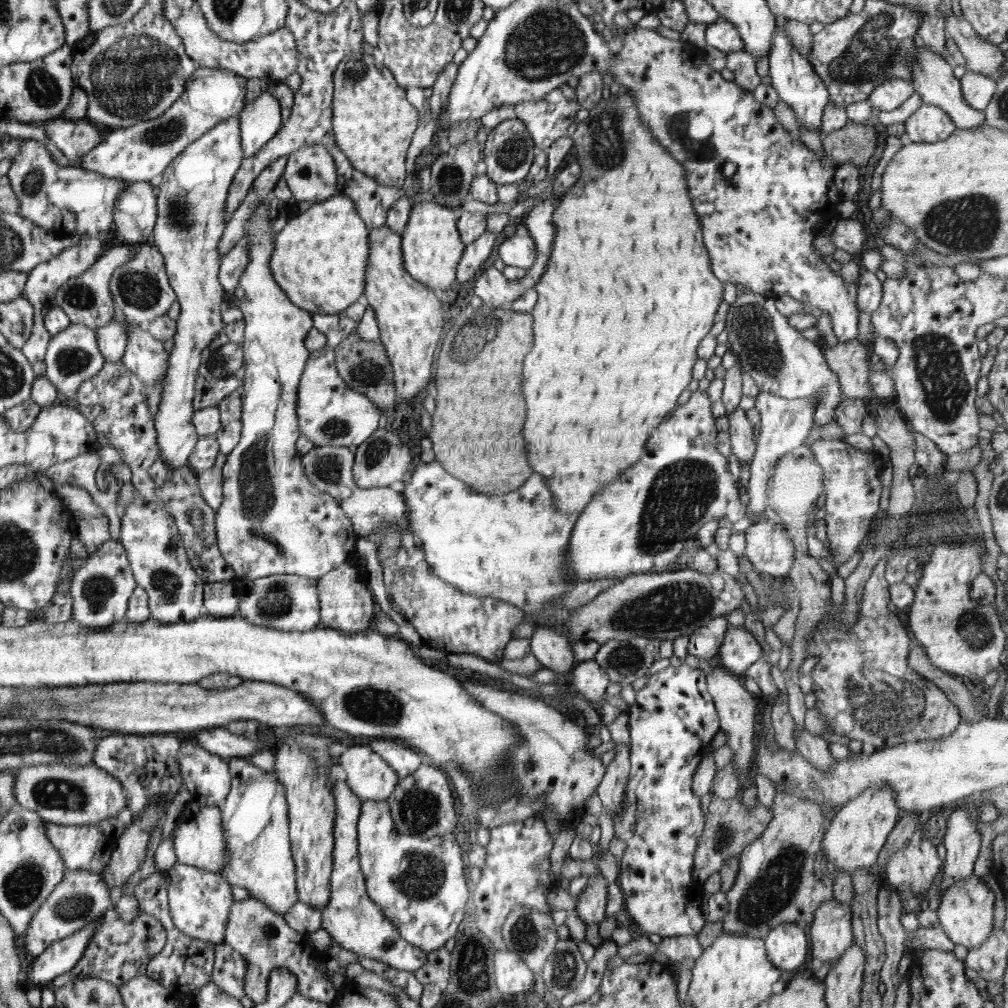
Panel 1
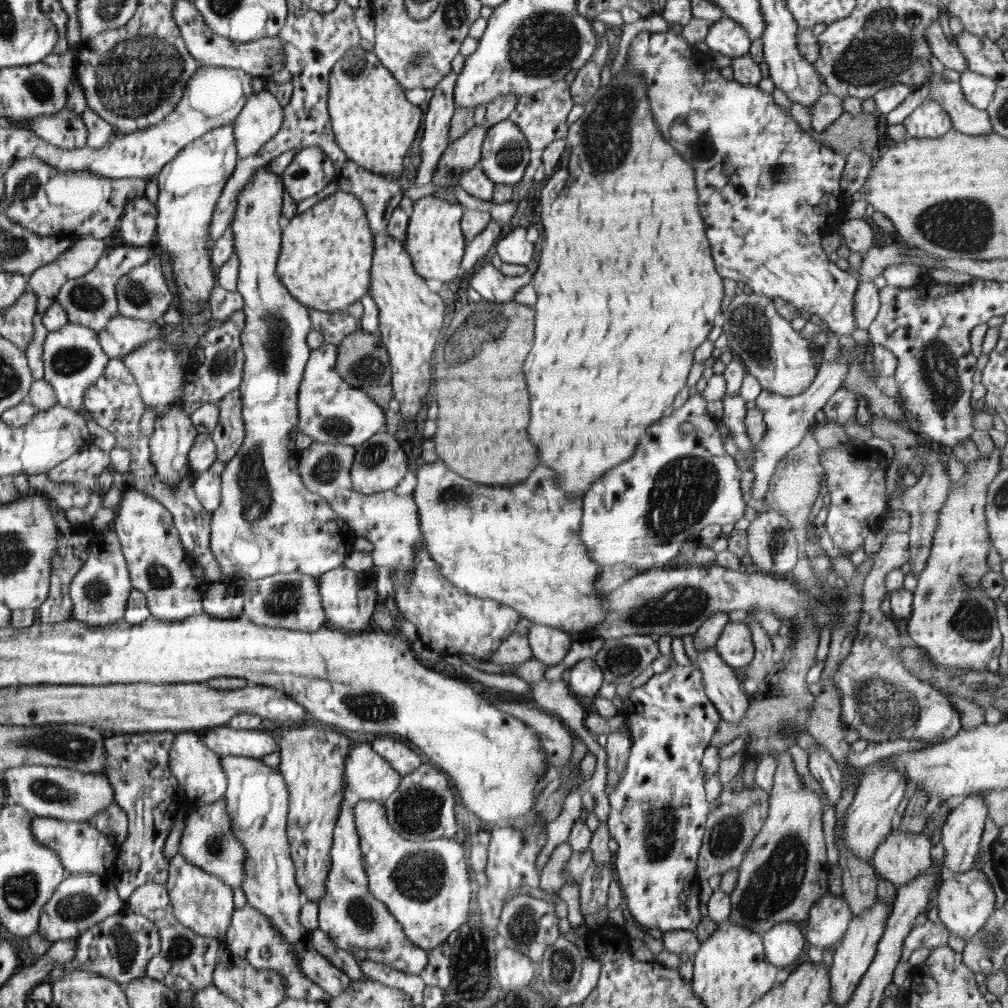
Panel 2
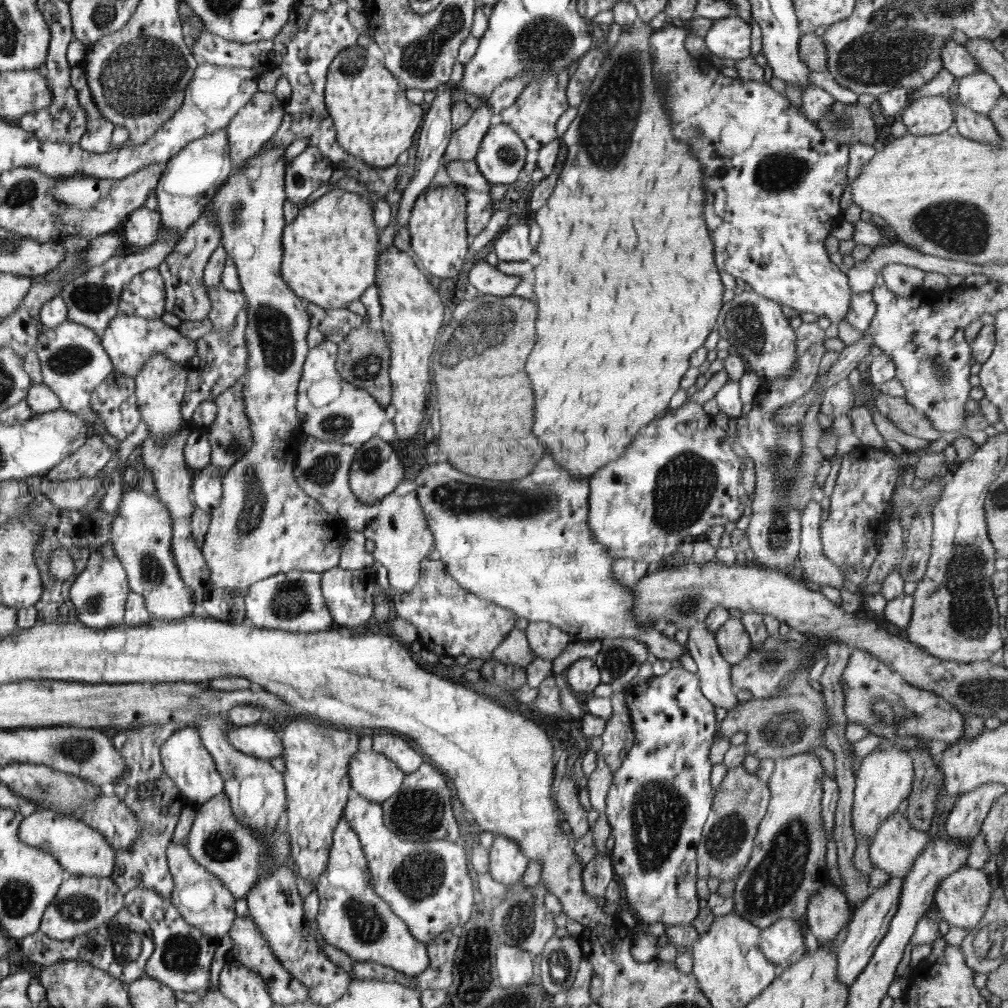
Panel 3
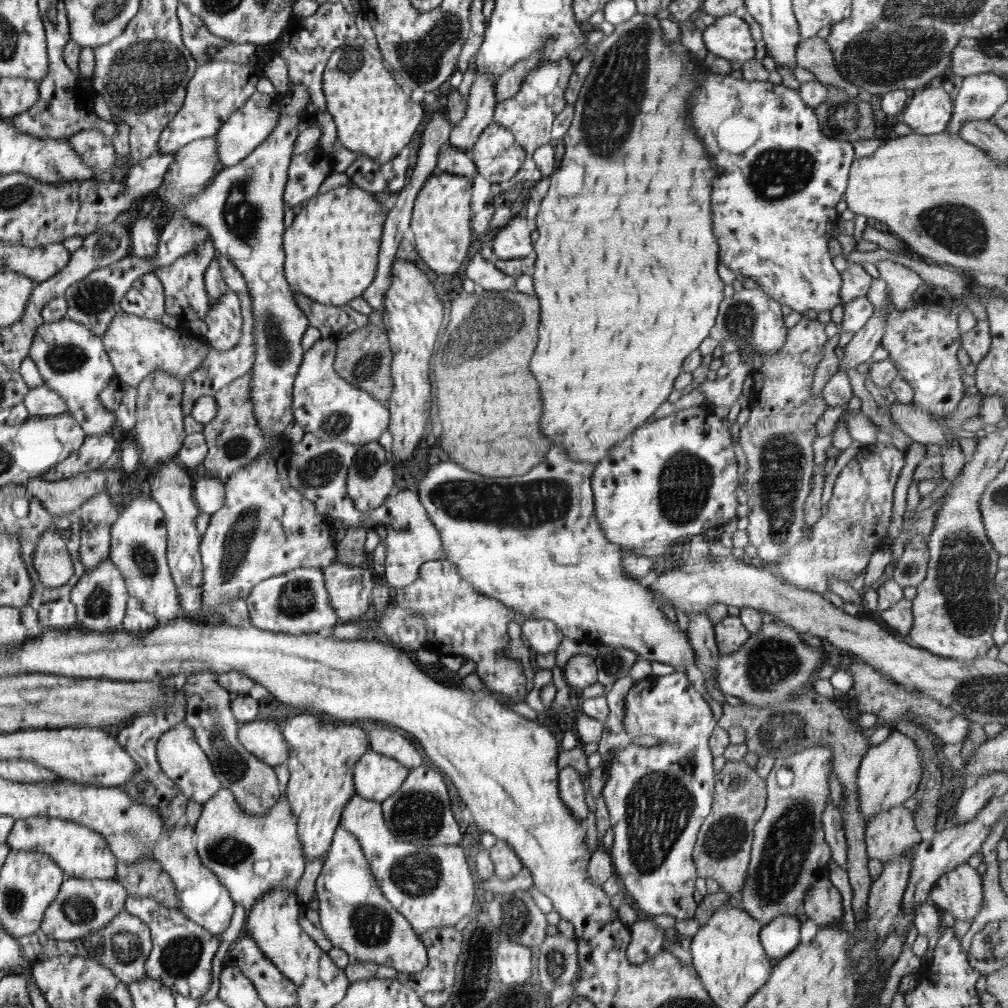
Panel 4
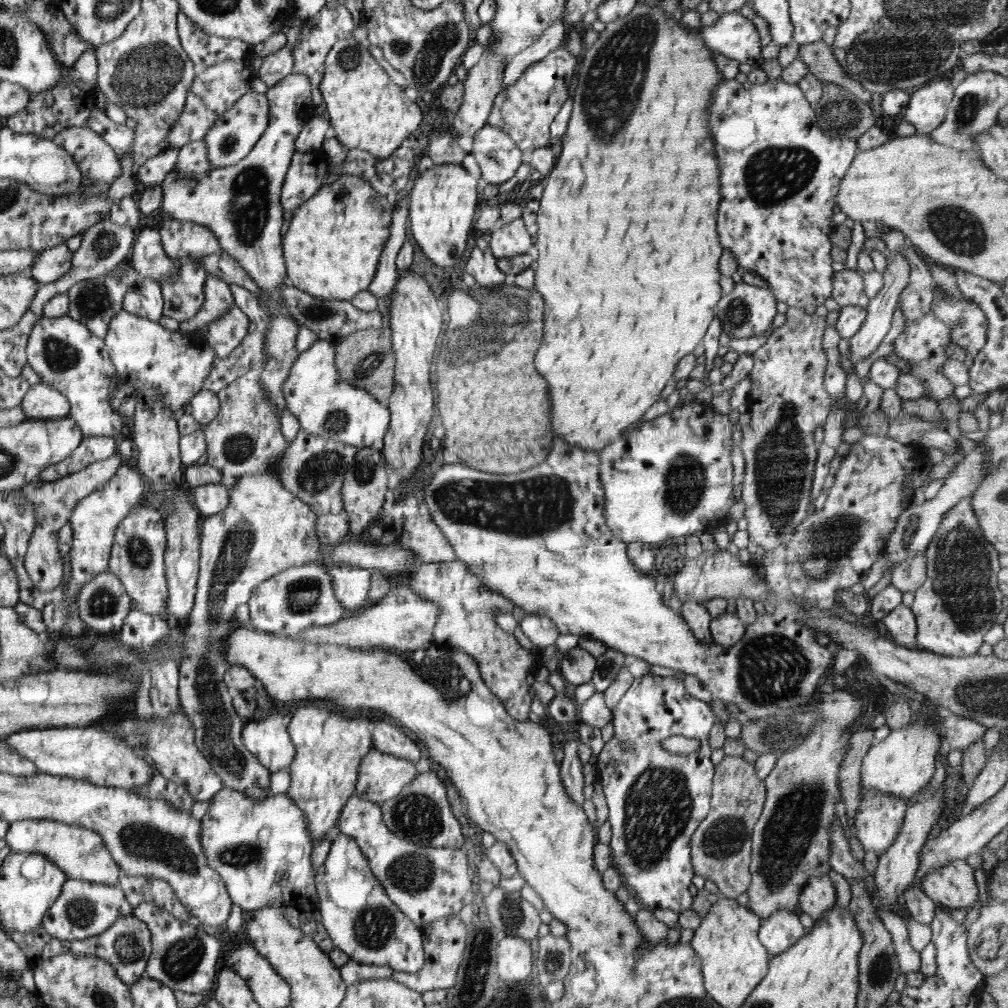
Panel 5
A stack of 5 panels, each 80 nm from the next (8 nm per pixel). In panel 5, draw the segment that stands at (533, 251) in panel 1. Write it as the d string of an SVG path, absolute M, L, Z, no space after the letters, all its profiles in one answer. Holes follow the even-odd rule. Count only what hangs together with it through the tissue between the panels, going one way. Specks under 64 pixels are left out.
M522 218L496 227L487 239L490 243L489 250L497 260L534 253L534 238L530 236Z

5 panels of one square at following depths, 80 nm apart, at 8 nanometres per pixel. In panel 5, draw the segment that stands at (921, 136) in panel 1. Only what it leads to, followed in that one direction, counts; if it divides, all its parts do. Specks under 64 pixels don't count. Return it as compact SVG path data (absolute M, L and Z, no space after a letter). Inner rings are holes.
M950 79L924 83L910 91L902 116L916 128L917 134L930 134L944 120L955 89Z

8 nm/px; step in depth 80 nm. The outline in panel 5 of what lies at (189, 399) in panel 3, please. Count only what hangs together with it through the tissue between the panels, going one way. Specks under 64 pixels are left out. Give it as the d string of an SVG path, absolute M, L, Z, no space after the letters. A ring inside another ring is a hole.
M238 284L230 286L230 291L235 300L235 305L249 318L250 324L248 327L247 335L244 340L240 342L238 346L228 357L219 358L216 357L214 360L212 370L207 376L207 379L202 383L201 389L210 389L212 392L217 392L221 388L224 388L231 381L236 380L239 376L246 374L256 363L263 360L264 356L264 345L267 341L267 324L271 321L269 314L265 311L265 308L261 305L257 296L247 292L238 286Z

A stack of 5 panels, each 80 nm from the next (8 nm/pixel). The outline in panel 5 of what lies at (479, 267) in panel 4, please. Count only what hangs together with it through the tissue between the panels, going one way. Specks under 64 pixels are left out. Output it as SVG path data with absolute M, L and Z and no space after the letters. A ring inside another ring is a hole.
M475 245L474 247L464 266L466 273L472 275L476 282L484 287L506 284L506 274L499 270L497 259L491 254L491 251L487 249L484 252Z

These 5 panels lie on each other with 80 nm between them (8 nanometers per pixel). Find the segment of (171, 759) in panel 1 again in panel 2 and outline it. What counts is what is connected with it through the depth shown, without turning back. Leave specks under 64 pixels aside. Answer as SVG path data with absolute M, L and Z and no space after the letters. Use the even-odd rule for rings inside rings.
M172 731L140 732L134 734L120 733L105 739L106 775L115 793L115 802L130 817L130 836L128 836L126 842L118 847L119 868L114 870L112 875L118 883L119 895L124 902L135 888L147 882L164 884L167 887L170 862L164 855L164 843L166 843L166 839L174 826L179 804L186 800L184 790L181 788L178 779L170 773L170 767L168 767L168 752L170 752L175 736L176 734Z

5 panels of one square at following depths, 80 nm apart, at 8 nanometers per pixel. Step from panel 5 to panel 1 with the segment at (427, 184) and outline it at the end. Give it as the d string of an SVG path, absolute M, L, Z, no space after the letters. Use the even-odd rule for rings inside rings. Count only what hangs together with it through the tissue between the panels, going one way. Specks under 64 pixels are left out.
M434 200L419 201L409 213L409 220L402 234L402 261L406 272L416 282L443 292L456 288L456 272L463 256L465 245L460 240L456 222L456 212L444 208Z

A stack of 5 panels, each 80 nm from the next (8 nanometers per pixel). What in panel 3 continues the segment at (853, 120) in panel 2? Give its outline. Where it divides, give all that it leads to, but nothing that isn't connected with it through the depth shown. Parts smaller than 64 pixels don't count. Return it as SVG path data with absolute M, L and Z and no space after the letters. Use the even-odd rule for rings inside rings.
M835 100L817 126L826 138L848 146L876 142L876 126L870 107L859 102L846 104Z

